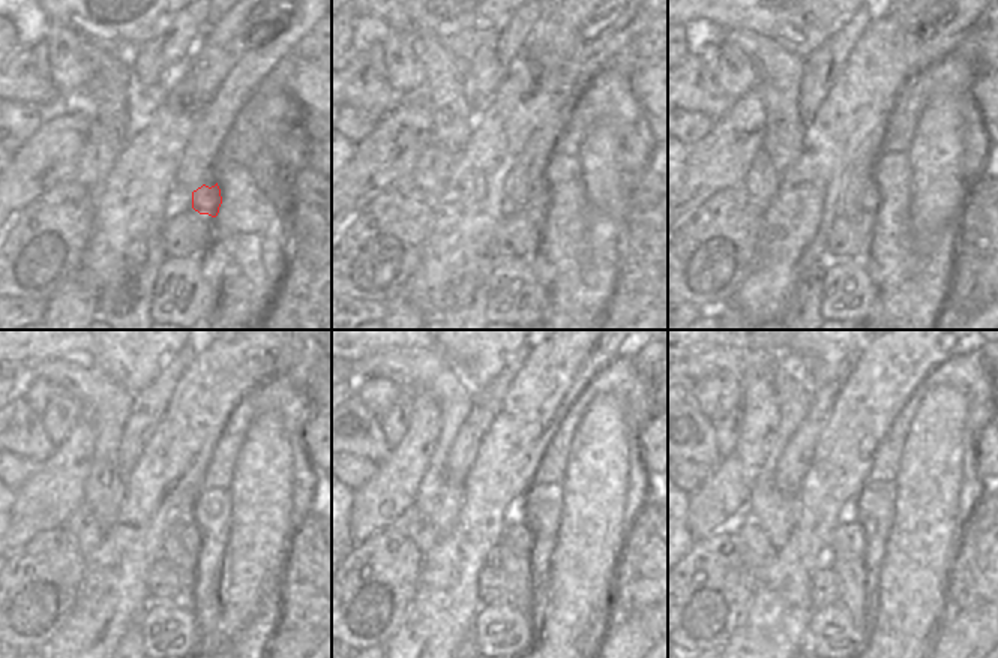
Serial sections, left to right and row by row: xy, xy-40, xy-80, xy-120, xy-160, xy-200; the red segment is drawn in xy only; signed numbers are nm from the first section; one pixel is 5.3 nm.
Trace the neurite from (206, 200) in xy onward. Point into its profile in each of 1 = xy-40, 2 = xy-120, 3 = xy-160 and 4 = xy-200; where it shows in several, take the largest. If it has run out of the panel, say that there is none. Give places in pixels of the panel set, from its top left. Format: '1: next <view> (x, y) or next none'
1: next xy-40 (541, 201)
2: next xy-120 (191, 538)
3: next xy-160 (517, 535)
4: next xy-200 (847, 541)

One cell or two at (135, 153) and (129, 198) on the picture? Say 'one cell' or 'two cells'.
one cell

